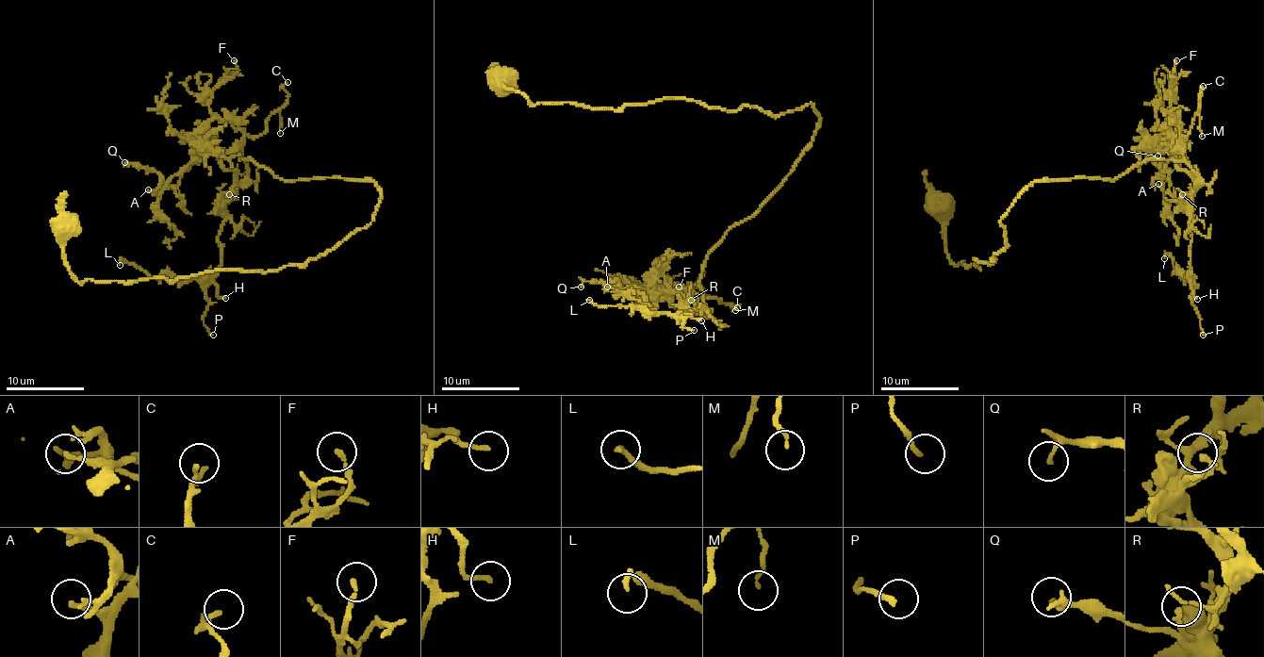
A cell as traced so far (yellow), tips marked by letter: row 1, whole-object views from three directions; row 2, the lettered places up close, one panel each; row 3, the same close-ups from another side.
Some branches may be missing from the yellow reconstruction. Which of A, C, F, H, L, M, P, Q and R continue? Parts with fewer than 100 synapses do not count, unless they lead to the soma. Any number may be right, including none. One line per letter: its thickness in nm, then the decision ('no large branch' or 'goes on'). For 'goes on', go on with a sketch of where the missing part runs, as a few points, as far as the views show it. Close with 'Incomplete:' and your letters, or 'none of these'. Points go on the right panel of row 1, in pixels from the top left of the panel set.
A: 170 nm | no large branch
C: 100 nm | no large branch
F: 160 nm | no large branch
H: 150 nm | no large branch
L: 200 nm | no large branch
M: 120 nm | no large branch
P: 180 nm | no large branch
Q: 90 nm | no large branch
R: 200 nm | no large branch
Incomplete: none of these

